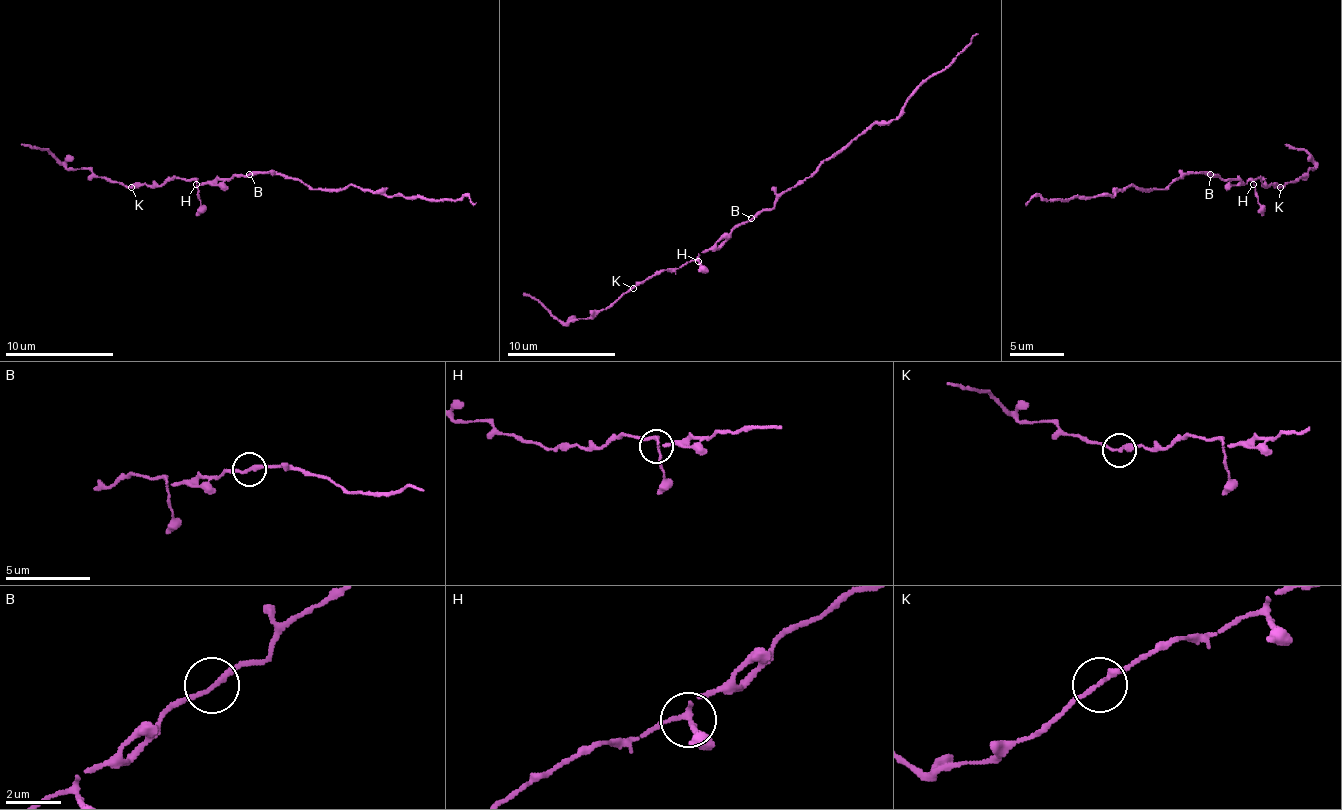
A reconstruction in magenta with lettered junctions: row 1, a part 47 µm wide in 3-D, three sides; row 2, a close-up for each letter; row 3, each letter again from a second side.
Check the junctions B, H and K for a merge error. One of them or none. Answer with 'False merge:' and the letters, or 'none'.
False merge: B

